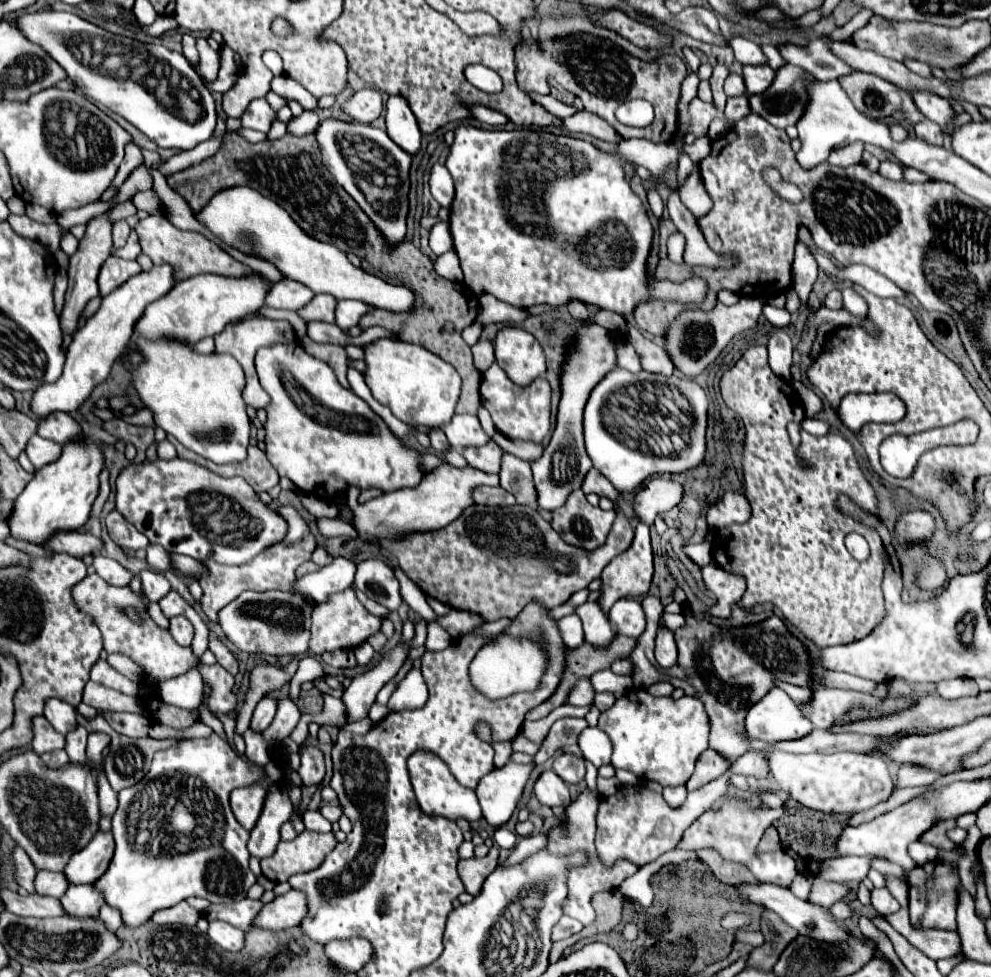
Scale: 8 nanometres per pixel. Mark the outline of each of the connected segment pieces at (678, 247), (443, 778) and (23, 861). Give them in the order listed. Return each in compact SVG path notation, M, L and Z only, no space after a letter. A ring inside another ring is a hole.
M673 233L667 241L667 251L669 251L669 259L673 263L683 263L683 245L685 245L685 237L681 233Z
M417 751L409 757L407 761L409 767L409 777L417 795L417 803L419 807L427 813L427 815L441 815L447 819L467 819L467 821L475 821L481 817L481 807L477 803L475 791L469 787L463 787L461 783L457 783L445 767L445 763L441 763L441 759L429 751ZM449 775L449 777L447 777Z
M15 845L13 853L11 853L11 859L13 859L13 863L15 863L15 881L17 881L23 889L27 889L29 893L33 893L33 879L35 879L37 869L33 867L31 859L27 857L27 853L25 853L19 845Z

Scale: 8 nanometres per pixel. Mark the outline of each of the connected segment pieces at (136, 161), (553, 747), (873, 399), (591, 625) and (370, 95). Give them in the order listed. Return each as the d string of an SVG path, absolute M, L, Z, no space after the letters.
M130 142L125 147L125 156L120 164L117 174L113 180L113 185L120 188L128 175L139 165L143 164L143 155L134 142Z
M563 717L563 719L555 721L549 735L545 737L543 745L539 747L539 751L535 755L535 763L545 763L565 745L575 745L585 727L587 727L587 721L577 719L577 717Z
M849 393L841 400L837 416L849 431L859 431L863 423L899 421L905 405L893 393Z
M587 601L577 607L575 611L581 621L583 621L583 631L585 631L585 641L593 645L609 645L611 637L615 635L611 629L611 623L607 615L603 613L599 601Z
M365 87L357 93L351 95L351 99L343 105L343 109L351 115L353 121L359 123L371 123L373 119L377 119L383 111L381 105L381 93L373 87Z

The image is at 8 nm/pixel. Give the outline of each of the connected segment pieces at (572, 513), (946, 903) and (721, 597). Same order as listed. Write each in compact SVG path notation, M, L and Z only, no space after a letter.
M581 489L573 491L567 503L553 511L553 529L559 531L561 539L569 545L581 547L585 551L597 549L605 543L607 533L615 521L615 511L603 511L587 503Z
M939 861L925 863L921 867L915 867L913 873L909 875L909 917L913 927L921 929L947 929L955 931L955 909L957 909L957 887L959 887L959 877L951 873L949 867L945 867Z
M707 565L703 571L703 579L707 589L711 589L717 597L717 605L713 605L705 615L715 617L729 617L731 607L735 601L739 601L747 589L745 579L737 577L733 573L725 573L719 565Z

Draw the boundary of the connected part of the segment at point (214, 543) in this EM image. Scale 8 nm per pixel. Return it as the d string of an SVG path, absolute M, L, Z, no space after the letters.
M153 459L131 463L121 469L117 477L115 507L135 525L151 543L165 547L169 553L193 557L197 561L217 561L223 565L245 565L265 549L281 543L289 529L287 521L271 507L267 507L243 477L221 477L185 459Z

